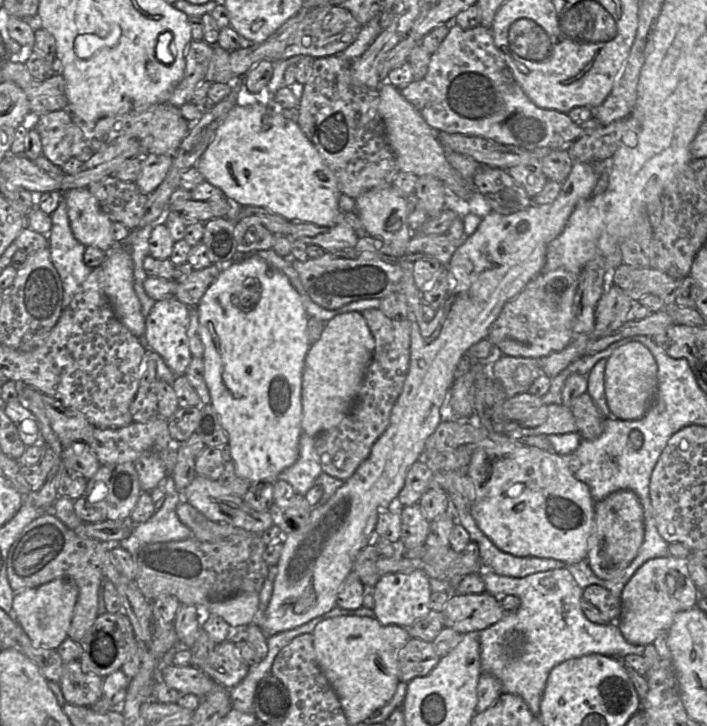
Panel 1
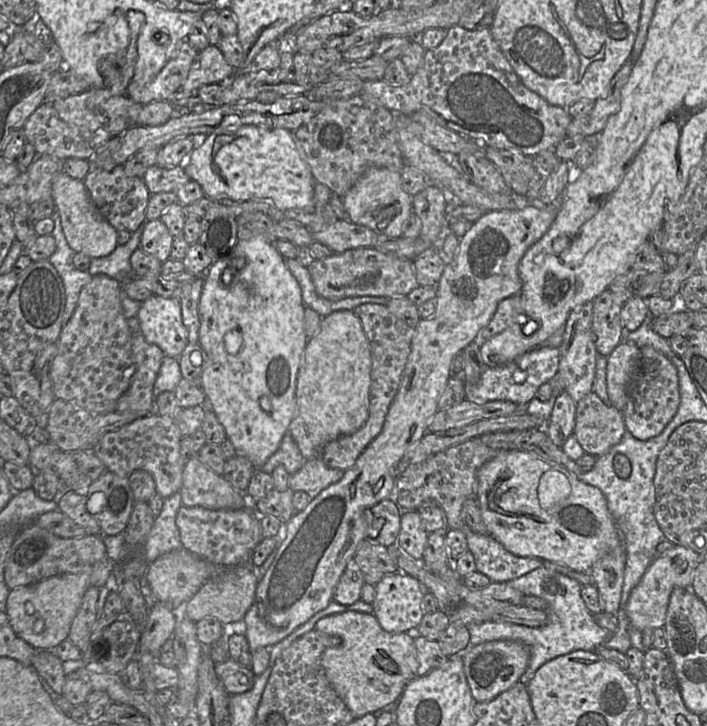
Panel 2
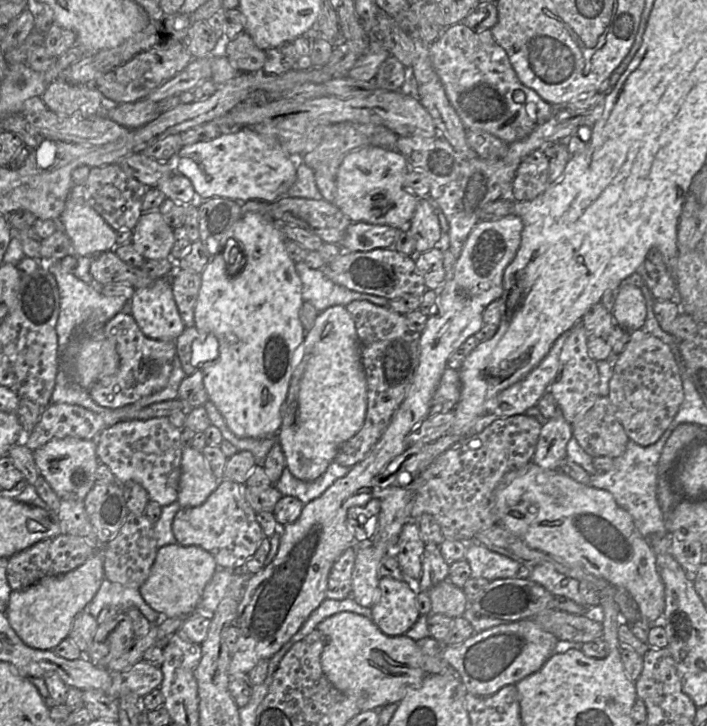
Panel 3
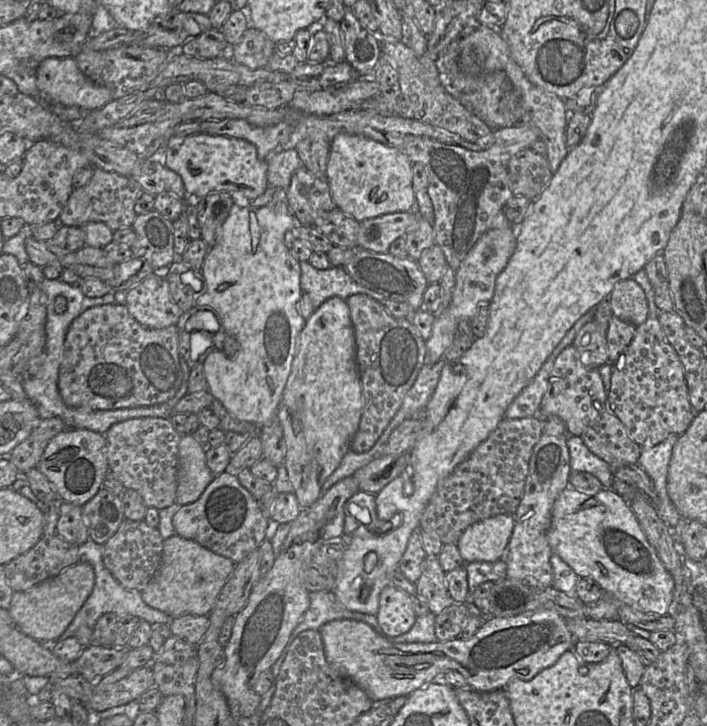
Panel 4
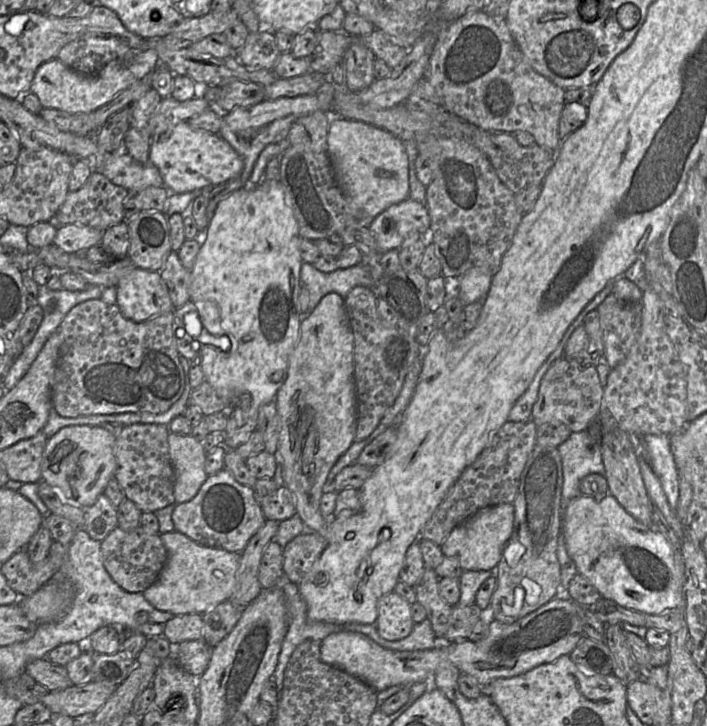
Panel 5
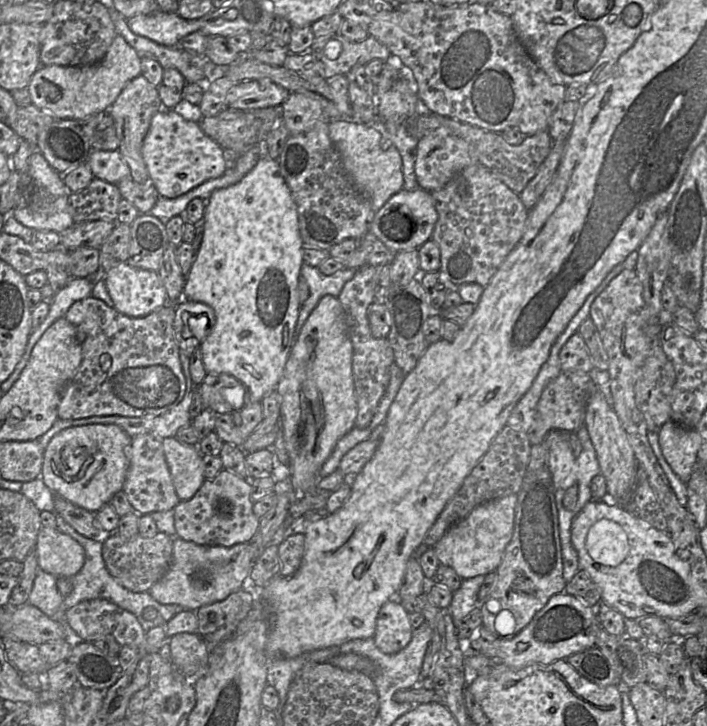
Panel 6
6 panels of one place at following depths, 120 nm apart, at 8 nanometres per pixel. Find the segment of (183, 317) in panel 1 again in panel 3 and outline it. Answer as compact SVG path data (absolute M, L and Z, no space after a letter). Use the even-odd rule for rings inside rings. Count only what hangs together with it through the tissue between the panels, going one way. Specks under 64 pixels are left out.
M170 277L156 279L149 287L135 289L128 303L140 330L151 339L175 341L185 329L173 297Z

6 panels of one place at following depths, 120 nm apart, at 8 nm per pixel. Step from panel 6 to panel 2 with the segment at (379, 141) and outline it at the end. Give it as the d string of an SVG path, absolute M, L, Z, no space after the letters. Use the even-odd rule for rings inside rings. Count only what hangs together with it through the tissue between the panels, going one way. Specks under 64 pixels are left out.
M369 167L342 200L349 221L373 230L381 238L401 237L403 224L412 213L412 196L402 187L401 173L382 167Z

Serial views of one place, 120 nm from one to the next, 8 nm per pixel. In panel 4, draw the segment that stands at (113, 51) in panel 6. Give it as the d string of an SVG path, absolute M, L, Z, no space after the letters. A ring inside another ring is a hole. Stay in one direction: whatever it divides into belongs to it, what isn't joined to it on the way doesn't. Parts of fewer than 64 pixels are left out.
M48 57L44 59L37 68L36 84L39 93L52 104L79 106L93 110L101 108L113 100L109 89L94 83L82 73L74 57Z

